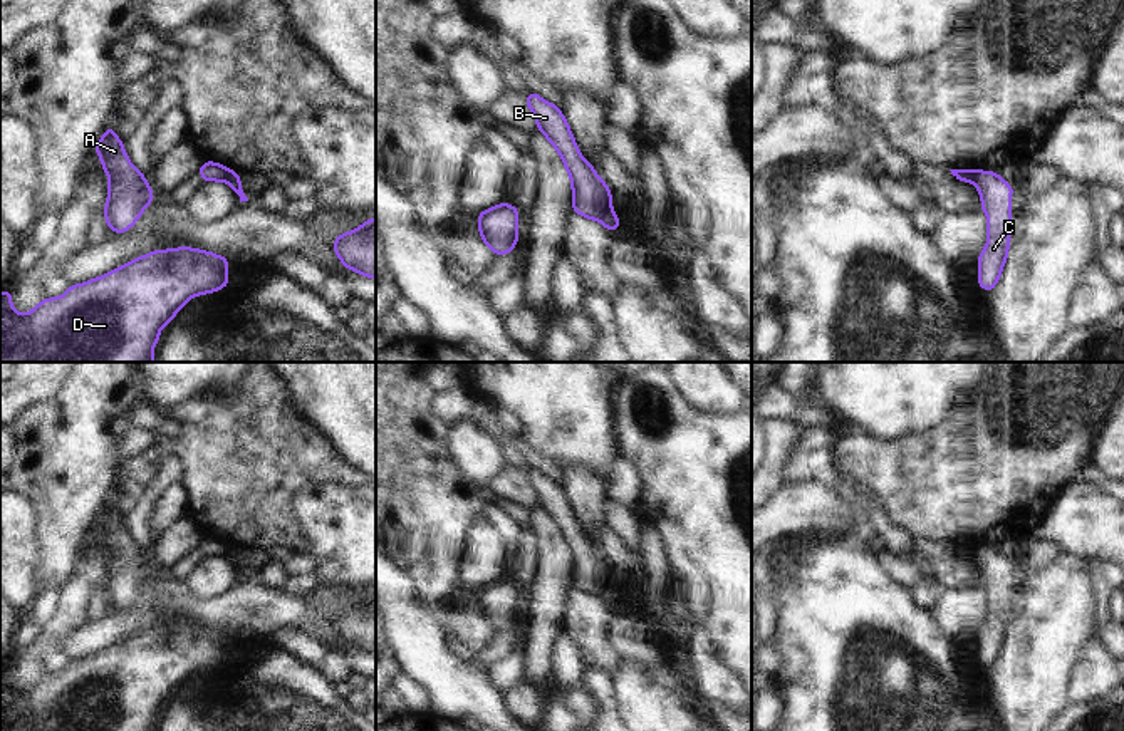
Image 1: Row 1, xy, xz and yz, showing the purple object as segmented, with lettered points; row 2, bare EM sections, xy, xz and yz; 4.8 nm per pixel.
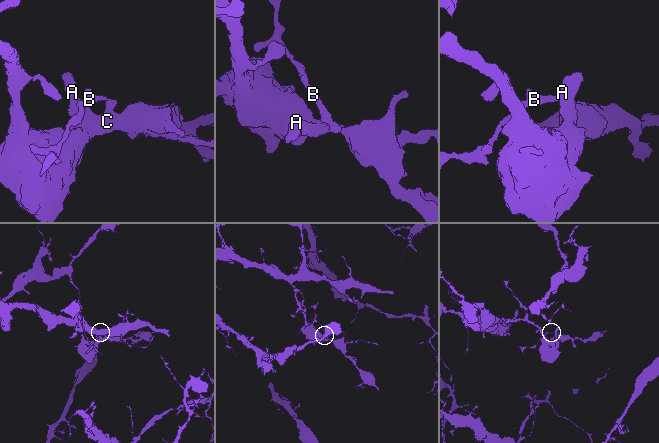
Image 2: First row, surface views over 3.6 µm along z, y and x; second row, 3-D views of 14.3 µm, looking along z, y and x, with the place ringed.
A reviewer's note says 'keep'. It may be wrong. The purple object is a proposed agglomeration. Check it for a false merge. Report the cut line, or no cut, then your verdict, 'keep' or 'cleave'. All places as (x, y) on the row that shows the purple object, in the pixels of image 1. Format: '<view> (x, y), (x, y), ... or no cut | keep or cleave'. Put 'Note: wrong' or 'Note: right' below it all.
xz (609, 208), (599, 220) | cleave
Note: wrong

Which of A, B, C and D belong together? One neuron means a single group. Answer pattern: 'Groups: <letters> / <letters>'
Groups: A C D / B.

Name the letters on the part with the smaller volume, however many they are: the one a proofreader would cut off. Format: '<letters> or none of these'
B.

